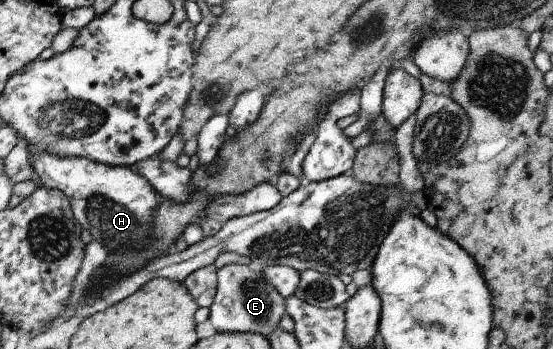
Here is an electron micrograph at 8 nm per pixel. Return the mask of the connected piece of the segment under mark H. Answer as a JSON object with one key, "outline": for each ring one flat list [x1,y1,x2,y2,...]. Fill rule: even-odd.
{"outline":[[41,153,38,158,29,154,27,158,31,168,39,177,40,186,57,189,65,195,70,204,72,217,80,229,89,232,92,240,99,242,105,248,108,257,119,253,122,249,139,251,154,236,153,211,163,199,139,173,131,172,129,167,104,165,83,157,58,157,51,153]]}

